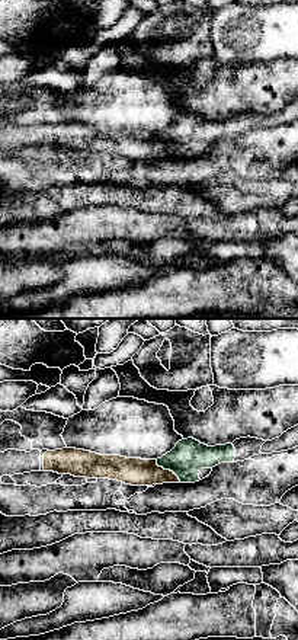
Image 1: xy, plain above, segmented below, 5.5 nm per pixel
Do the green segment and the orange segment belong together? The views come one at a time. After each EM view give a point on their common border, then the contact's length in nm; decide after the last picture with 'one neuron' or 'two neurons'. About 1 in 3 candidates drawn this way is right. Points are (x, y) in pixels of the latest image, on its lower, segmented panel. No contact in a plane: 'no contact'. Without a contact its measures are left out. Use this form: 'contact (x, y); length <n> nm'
contact (167, 469); length 180 nm

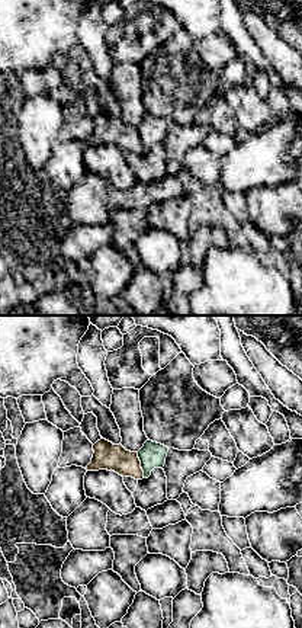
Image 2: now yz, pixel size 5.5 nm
contact (141, 465); length 150 nm

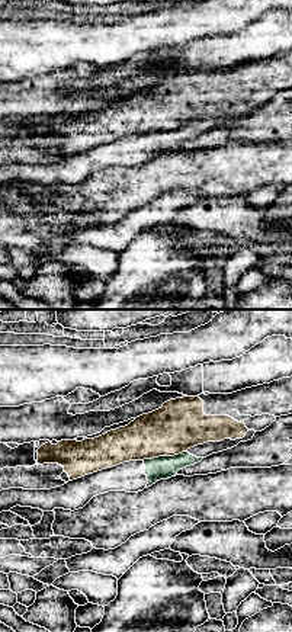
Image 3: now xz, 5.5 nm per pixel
contact (163, 456); length 240 nm

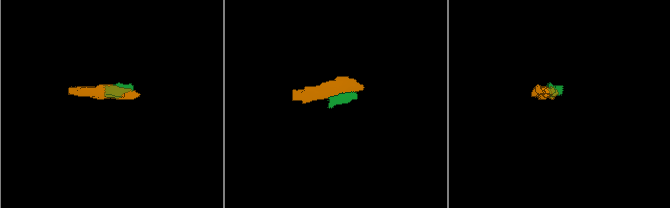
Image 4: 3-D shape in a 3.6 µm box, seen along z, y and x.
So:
two neurons

